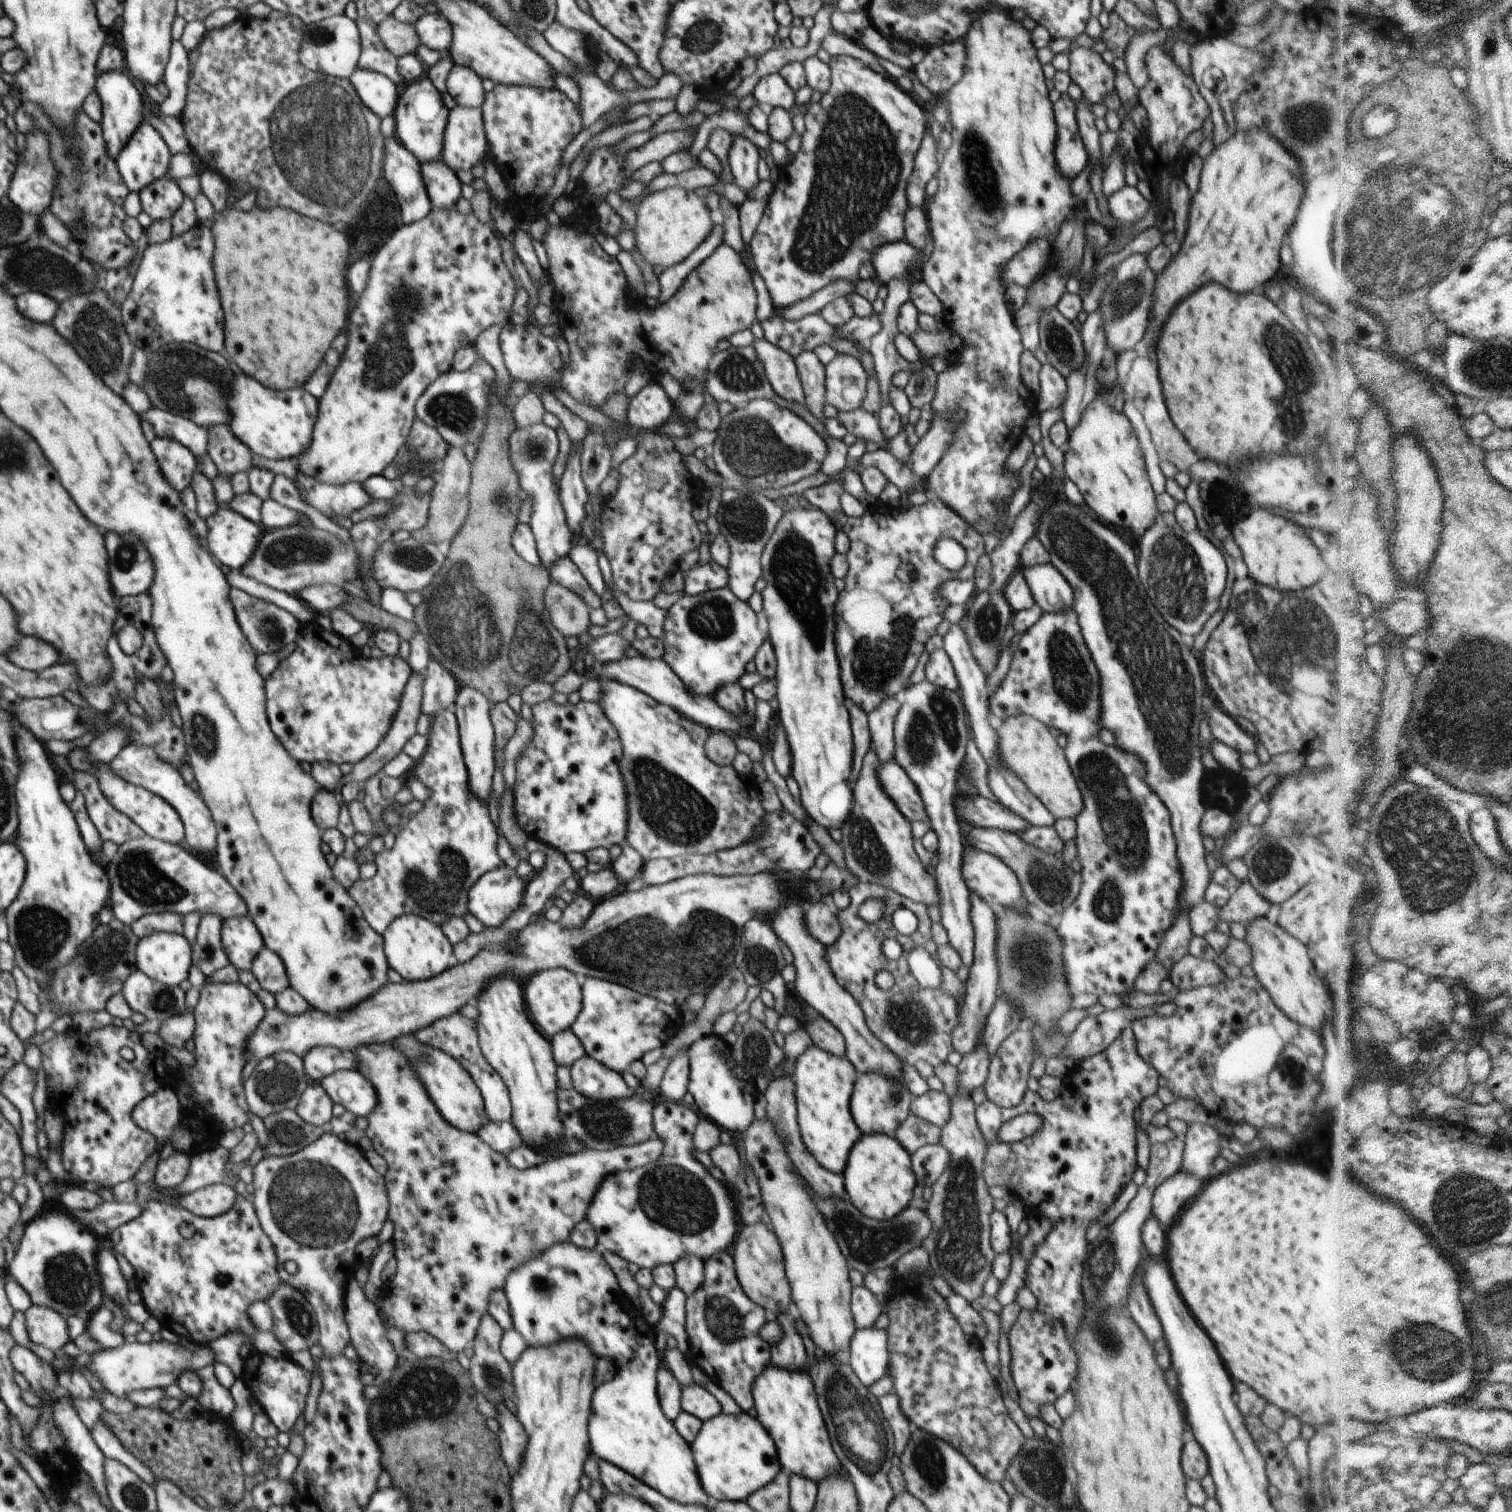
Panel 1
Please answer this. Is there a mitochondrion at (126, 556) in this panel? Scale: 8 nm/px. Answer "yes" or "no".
yes

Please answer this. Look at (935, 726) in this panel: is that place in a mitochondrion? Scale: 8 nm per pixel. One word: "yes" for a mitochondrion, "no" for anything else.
yes

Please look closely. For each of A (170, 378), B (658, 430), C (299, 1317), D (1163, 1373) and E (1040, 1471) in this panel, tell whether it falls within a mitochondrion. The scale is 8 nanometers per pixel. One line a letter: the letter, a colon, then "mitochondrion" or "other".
A: mitochondrion
B: other
C: mitochondrion
D: other
E: mitochondrion

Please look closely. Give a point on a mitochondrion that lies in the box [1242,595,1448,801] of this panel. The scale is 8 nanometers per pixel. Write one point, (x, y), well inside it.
(1337, 639)

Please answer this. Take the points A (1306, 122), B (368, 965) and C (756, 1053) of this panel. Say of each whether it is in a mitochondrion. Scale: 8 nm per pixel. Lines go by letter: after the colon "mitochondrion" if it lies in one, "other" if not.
A: mitochondrion
B: other
C: mitochondrion

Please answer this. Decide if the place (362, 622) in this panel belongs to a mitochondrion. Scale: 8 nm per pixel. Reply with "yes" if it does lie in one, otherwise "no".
no

